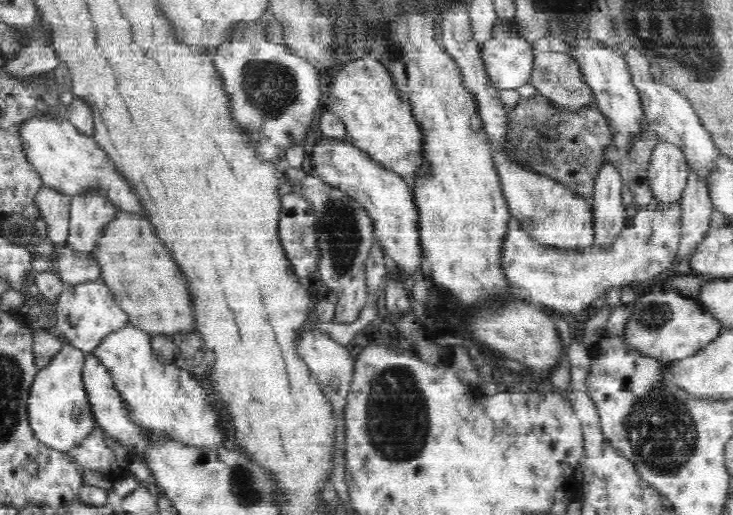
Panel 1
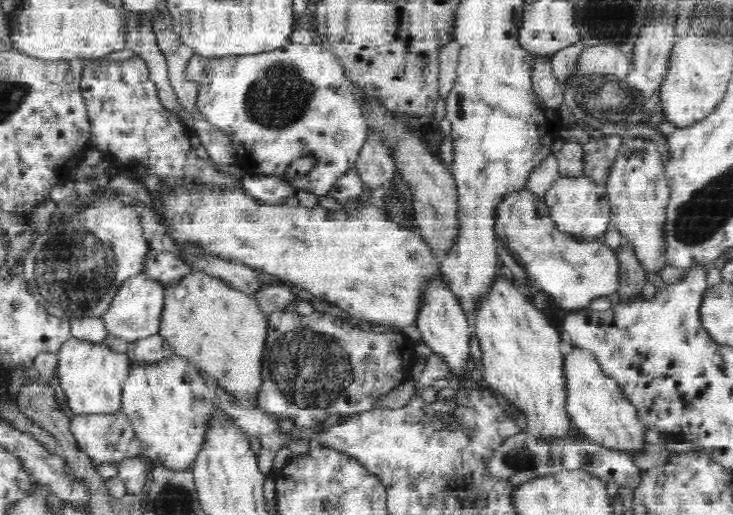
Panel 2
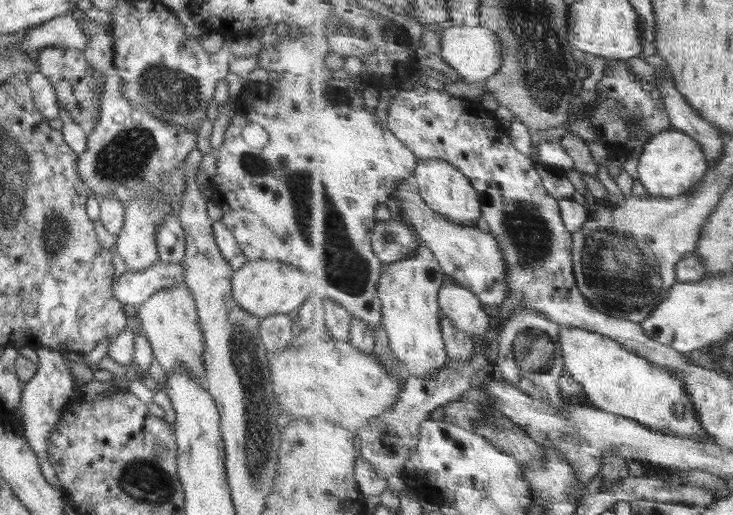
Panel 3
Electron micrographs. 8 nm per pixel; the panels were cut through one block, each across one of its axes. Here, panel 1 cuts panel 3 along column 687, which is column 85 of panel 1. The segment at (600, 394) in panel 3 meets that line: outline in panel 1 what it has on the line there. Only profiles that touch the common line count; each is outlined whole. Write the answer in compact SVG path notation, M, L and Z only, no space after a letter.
M63 342L62 348L36 374L28 400L28 418L38 439L52 448L69 451L82 442L97 426L84 386L83 364L85 352Z

